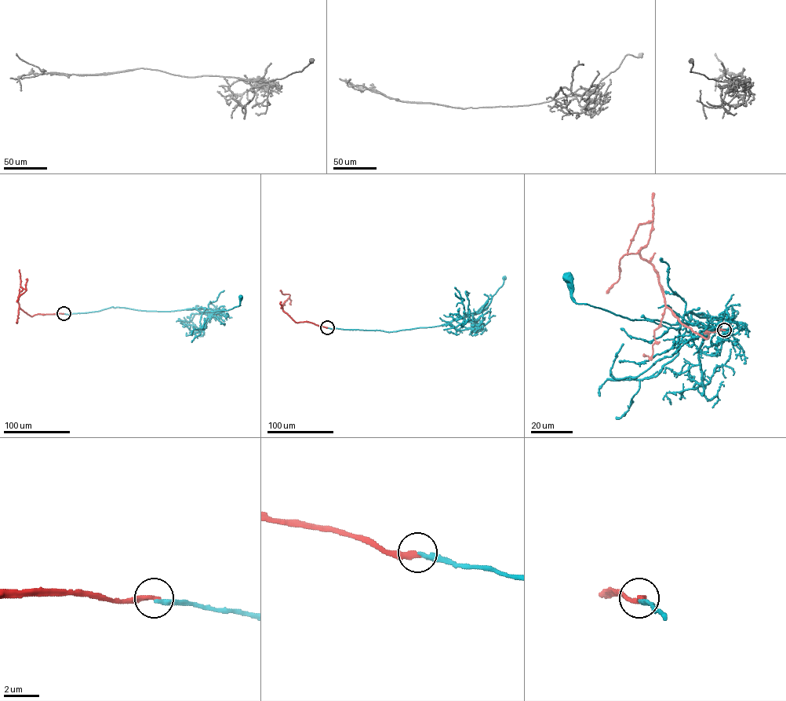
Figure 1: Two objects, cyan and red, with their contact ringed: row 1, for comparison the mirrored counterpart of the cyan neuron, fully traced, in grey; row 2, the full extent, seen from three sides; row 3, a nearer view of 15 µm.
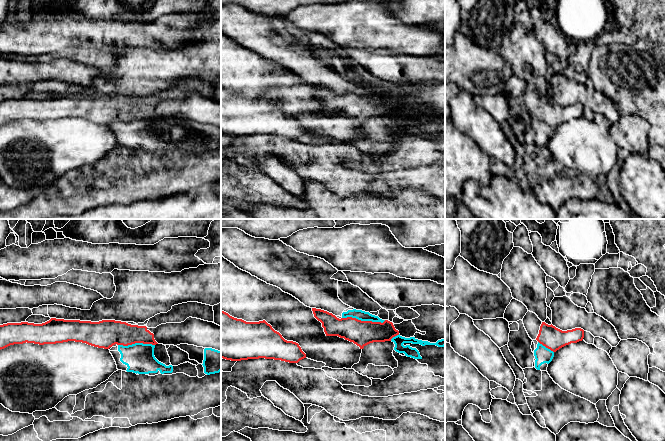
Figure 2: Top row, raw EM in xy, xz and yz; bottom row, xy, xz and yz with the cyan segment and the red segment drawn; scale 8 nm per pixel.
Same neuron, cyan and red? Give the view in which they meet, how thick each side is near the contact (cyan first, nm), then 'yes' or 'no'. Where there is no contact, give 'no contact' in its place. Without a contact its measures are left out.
xz | 80/200 nm | no

